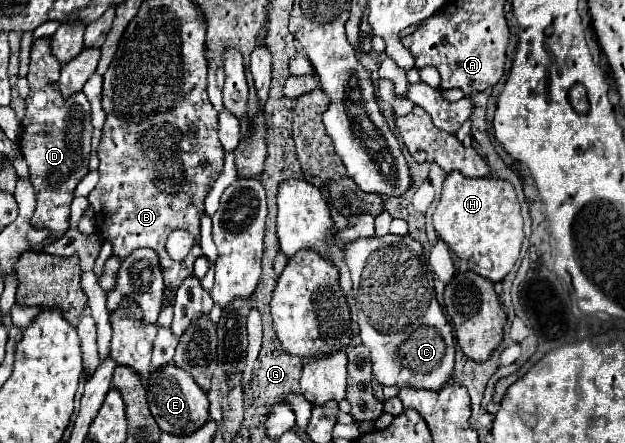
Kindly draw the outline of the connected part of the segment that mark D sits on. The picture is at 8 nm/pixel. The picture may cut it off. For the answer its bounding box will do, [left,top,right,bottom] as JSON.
[19,39,91,239]

